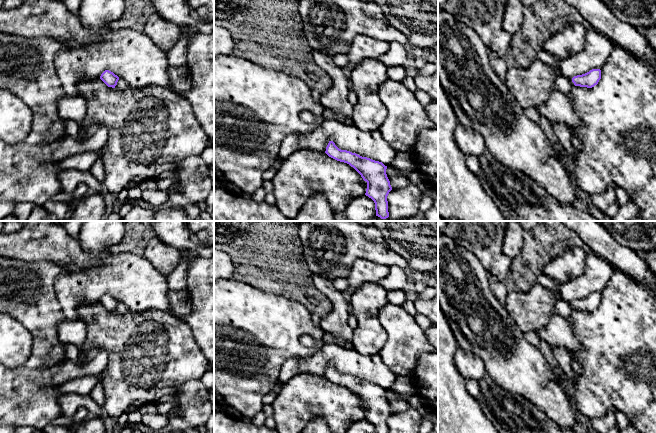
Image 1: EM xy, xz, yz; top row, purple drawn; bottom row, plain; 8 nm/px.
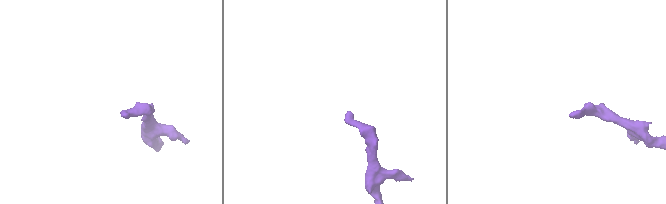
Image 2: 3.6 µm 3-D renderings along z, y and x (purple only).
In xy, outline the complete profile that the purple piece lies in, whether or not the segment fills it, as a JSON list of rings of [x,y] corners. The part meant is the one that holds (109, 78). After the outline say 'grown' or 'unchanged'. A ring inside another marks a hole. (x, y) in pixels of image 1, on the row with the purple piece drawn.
[[[105,70],[101,76],[100,79],[108,86],[112,88],[116,88],[118,90],[125,90],[128,88],[127,82],[123,78],[119,78],[117,75],[115,75],[113,72],[109,70]]]; grown

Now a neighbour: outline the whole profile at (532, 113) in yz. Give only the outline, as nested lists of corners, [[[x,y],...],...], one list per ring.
[[[530,108],[530,109],[525,109],[524,110],[526,116],[532,120],[533,122],[535,122],[536,124],[539,123],[540,120],[540,114],[538,113],[536,108]]]

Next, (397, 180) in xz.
[[[392,165],[387,166],[386,174],[392,189],[402,188],[410,184],[408,177],[401,175]]]

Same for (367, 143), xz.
[[[338,118],[322,121],[313,131],[287,135],[280,144],[279,157],[284,160],[302,149],[325,153],[330,141],[341,150],[382,162],[385,166],[391,165],[397,154],[379,130],[361,130]]]

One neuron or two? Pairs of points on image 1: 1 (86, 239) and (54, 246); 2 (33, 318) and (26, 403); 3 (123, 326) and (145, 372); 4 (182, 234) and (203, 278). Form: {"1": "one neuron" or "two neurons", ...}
{"1": "two neurons", "2": "one neuron", "3": "one neuron", "4": "two neurons"}

